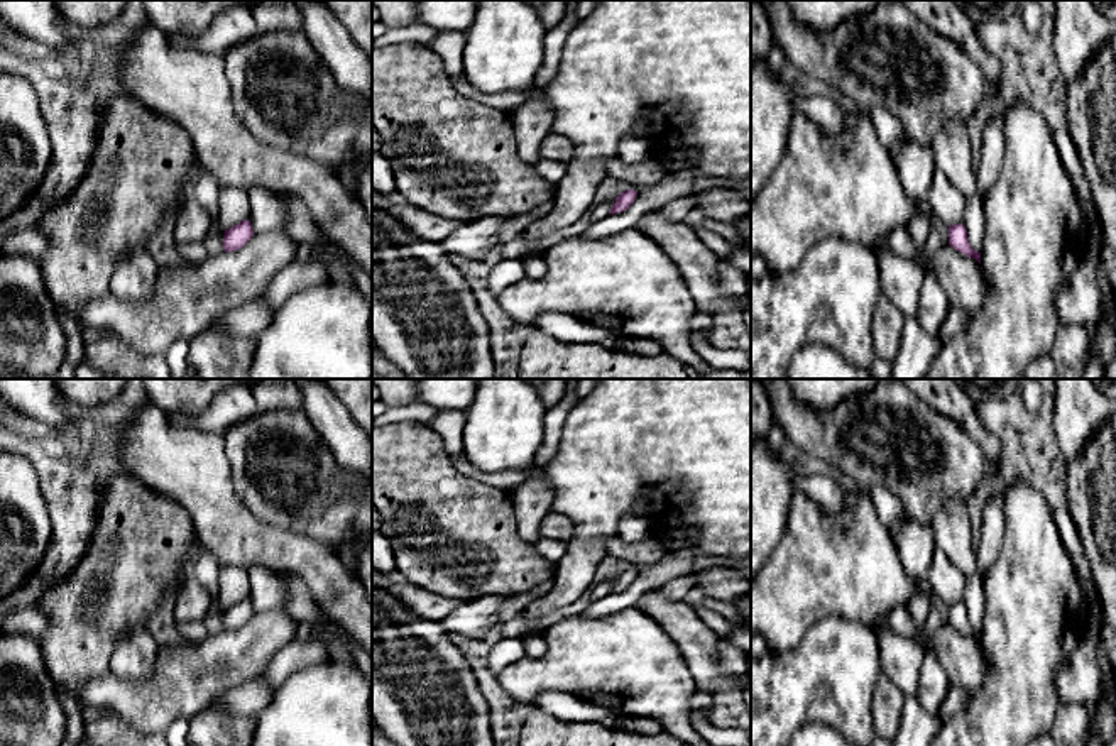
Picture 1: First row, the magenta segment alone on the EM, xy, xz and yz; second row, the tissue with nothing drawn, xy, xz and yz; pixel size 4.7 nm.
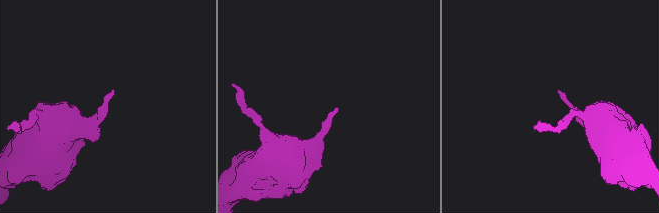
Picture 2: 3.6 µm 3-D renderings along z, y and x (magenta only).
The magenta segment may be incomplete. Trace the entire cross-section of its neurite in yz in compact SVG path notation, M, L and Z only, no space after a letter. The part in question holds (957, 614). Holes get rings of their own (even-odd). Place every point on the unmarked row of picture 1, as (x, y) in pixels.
M962 602L949 604L949 624L981 643L981 631L969 623L967 609Z

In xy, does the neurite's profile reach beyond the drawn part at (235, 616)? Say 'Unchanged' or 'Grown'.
Unchanged

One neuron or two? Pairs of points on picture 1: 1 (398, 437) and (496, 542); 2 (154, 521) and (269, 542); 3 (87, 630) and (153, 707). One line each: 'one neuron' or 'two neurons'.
1: one neuron
2: two neurons
3: two neurons

